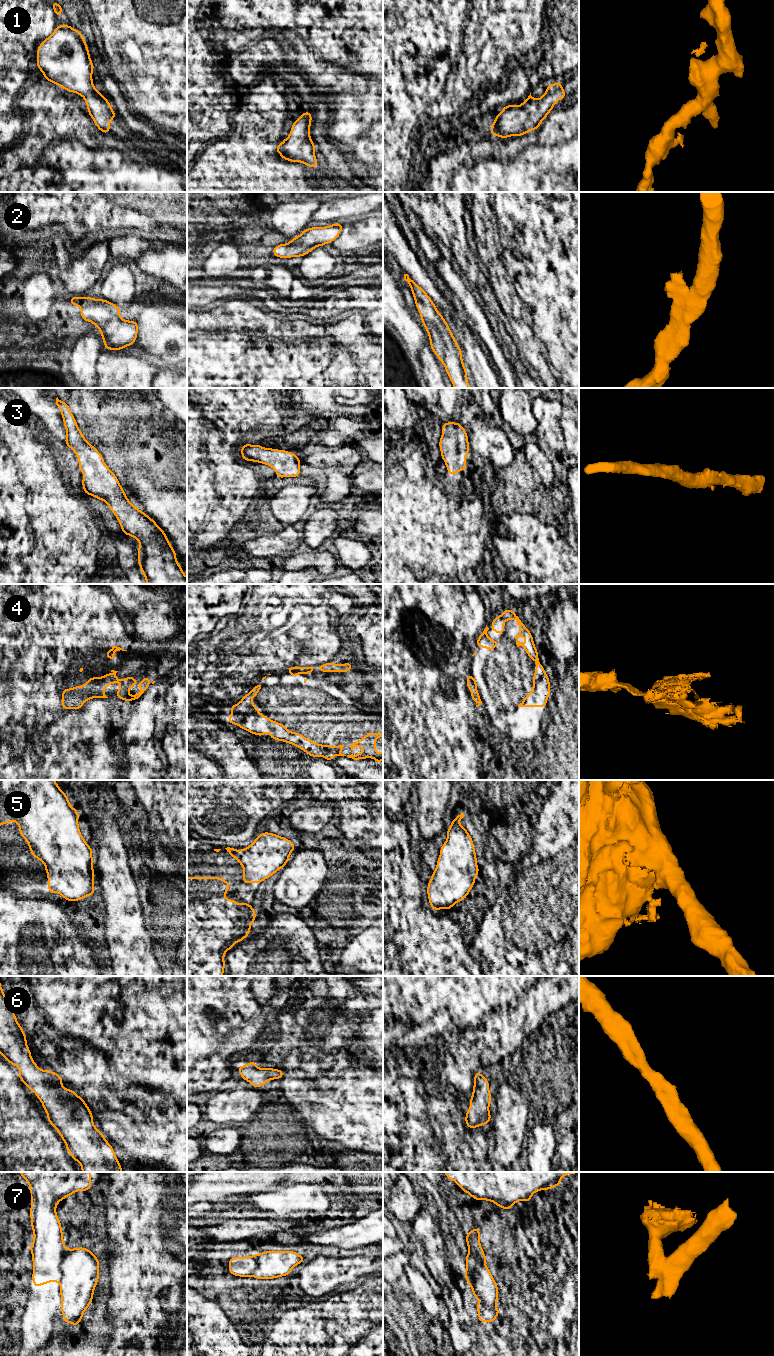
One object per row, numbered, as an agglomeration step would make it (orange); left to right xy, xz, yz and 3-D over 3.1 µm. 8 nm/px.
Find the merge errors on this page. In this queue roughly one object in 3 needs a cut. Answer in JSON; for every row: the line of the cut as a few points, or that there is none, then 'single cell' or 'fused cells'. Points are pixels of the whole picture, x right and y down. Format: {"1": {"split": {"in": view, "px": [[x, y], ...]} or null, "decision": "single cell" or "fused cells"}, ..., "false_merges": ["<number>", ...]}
{"1": {"split": null, "decision": "single cell"}, "2": {"split": null, "decision": "single cell"}, "3": {"split": null, "decision": "single cell"}, "4": {"split": {"in": "yz", "px": [[472, 678], [475, 685]]}, "decision": "fused cells"}, "5": {"split": null, "decision": "single cell"}, "6": {"split": null, "decision": "single cell"}, "7": {"split": {"in": "xy", "px": [[66, 1249], [60, 1263], [59, 1281]]}, "decision": "fused cells"}, "false_merges": ["4", "7"]}

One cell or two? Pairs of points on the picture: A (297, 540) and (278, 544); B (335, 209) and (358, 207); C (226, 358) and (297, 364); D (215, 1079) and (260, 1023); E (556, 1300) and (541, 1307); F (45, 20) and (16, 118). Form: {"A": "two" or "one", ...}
{"A": "one", "B": "one", "C": "one", "D": "one", "E": "two", "F": "one"}

